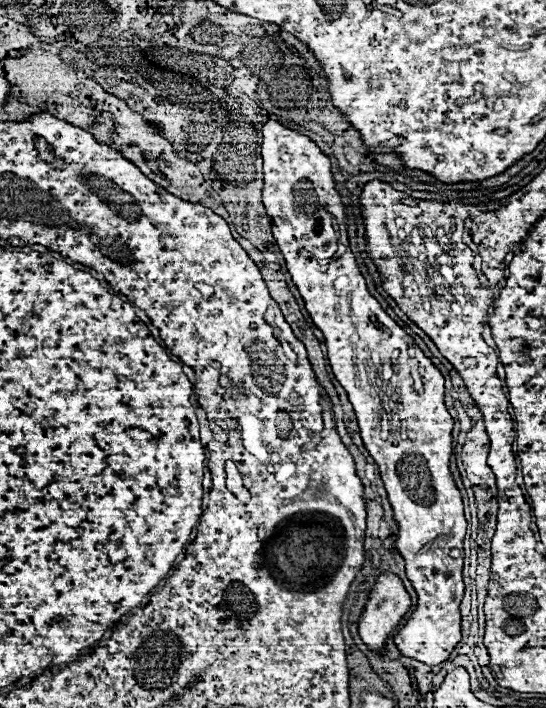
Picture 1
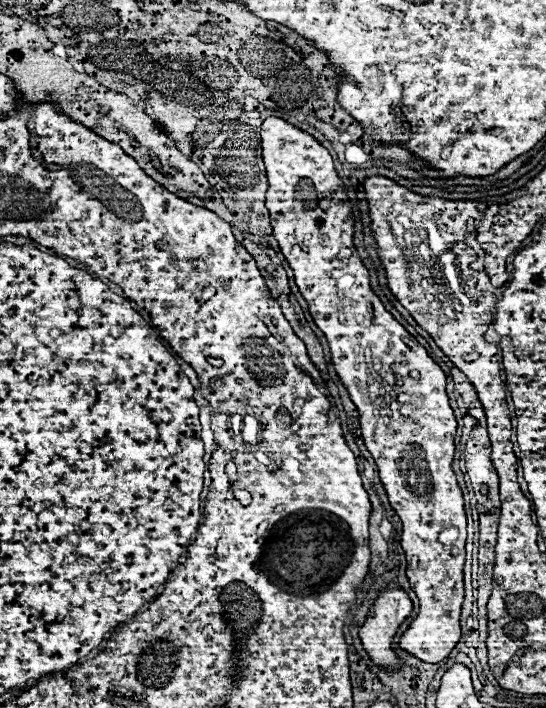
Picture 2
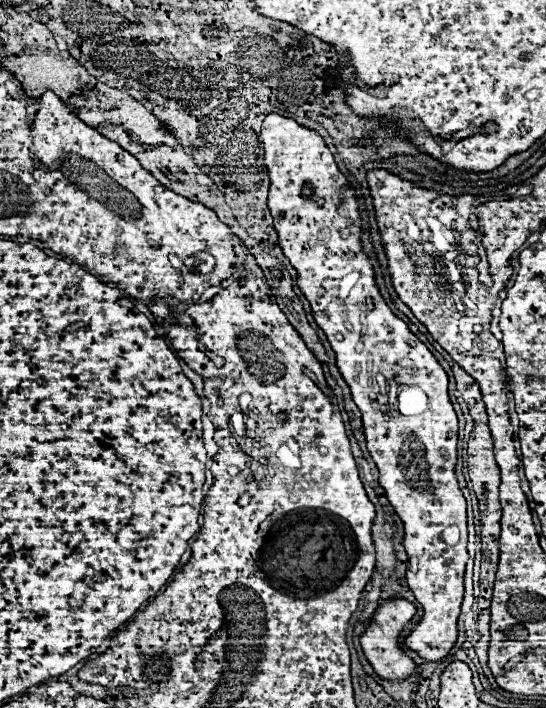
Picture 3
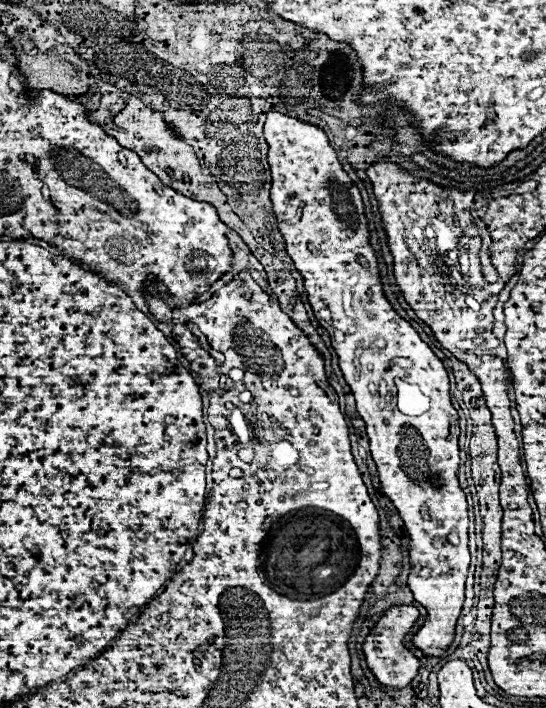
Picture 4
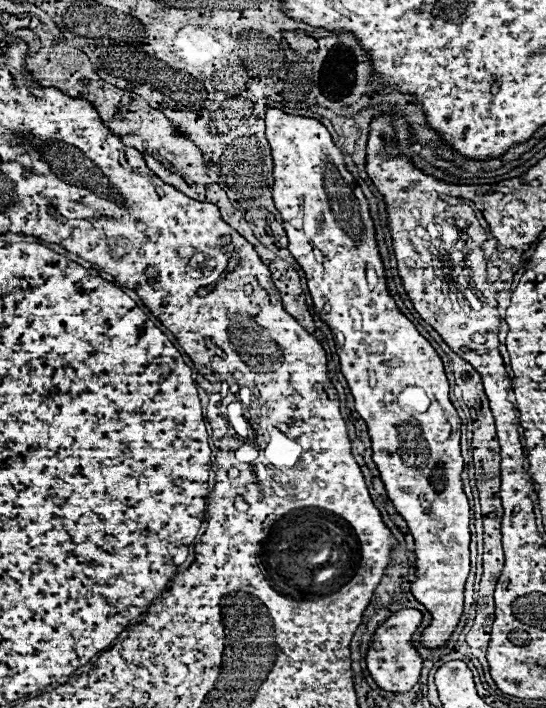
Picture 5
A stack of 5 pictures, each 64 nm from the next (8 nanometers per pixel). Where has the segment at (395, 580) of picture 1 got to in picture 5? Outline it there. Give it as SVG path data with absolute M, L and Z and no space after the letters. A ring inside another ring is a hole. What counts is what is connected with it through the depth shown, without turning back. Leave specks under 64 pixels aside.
M402 608L398 612L394 612L388 620L384 620L370 644L368 644L368 654L366 654L366 662L368 662L368 672L372 672L372 678L376 680L376 684L382 690L388 692L408 692L420 676L420 668L422 668L422 658L418 656L416 648L410 644L412 634L416 632L416 628L422 622L422 614L420 610L414 608Z

